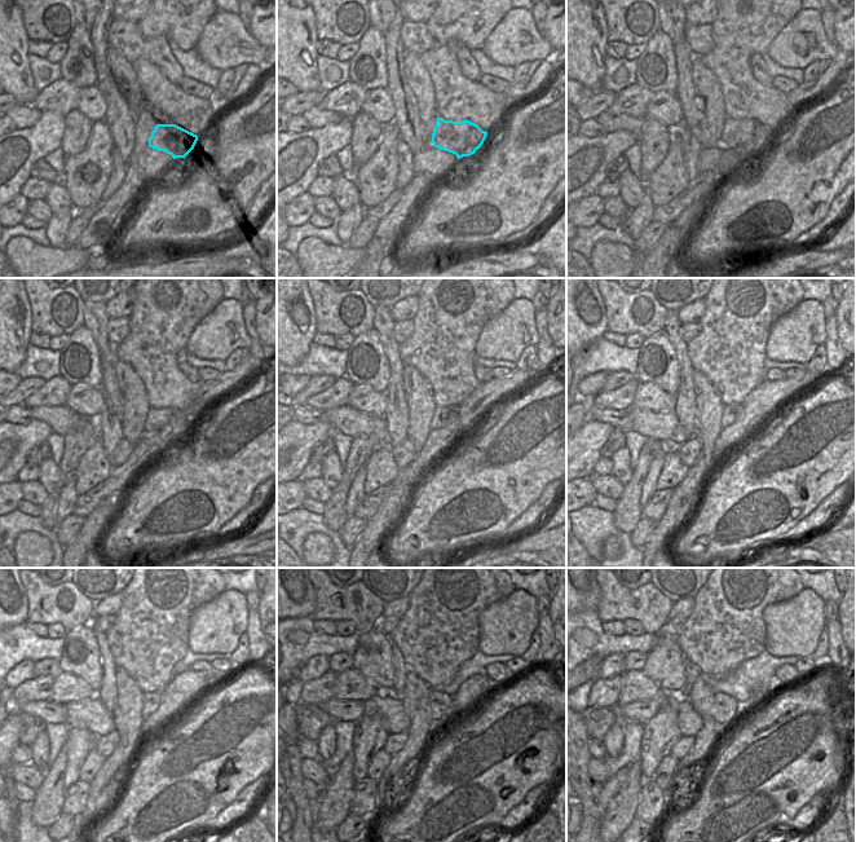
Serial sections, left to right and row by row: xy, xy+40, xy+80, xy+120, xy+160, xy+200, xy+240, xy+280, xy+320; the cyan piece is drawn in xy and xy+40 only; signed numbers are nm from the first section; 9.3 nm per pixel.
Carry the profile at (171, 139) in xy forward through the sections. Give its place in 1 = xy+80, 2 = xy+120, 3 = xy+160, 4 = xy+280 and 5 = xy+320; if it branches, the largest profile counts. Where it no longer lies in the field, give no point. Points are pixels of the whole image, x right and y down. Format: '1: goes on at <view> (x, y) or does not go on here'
1: goes on at xy+80 (746, 137)
2: goes on at xy+120 (157, 419)
3: goes on at xy+160 (441, 414)
4: goes on at xy+280 (440, 702)
5: goes on at xy+320 (726, 709)

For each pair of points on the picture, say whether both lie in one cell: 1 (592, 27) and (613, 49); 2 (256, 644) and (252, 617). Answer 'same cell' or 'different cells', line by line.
1: different cells
2: same cell

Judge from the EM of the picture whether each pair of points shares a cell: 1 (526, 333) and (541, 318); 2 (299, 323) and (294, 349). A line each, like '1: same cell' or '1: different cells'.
1: different cells
2: same cell

